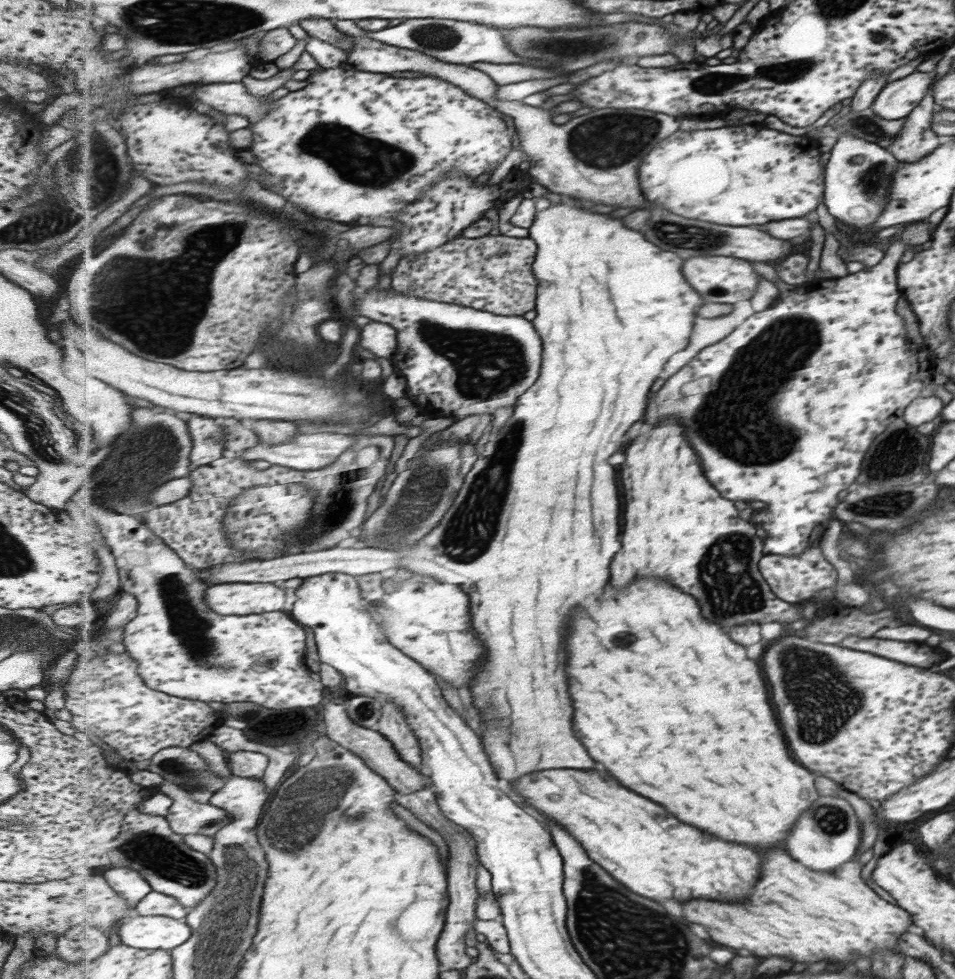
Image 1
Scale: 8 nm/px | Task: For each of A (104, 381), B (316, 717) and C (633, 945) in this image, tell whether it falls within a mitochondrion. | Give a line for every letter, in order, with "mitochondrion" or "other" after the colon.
A: other
B: other
C: mitochondrion

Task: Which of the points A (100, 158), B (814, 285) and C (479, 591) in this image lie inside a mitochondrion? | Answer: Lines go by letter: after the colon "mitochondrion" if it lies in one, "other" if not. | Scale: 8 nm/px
A: mitochondrion
B: other
C: other

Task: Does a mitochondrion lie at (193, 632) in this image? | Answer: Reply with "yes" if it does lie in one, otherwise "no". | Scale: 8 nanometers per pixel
yes

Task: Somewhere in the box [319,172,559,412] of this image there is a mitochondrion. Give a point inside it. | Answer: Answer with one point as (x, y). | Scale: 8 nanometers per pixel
(480, 358)

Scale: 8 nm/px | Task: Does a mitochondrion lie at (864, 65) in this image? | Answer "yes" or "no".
no

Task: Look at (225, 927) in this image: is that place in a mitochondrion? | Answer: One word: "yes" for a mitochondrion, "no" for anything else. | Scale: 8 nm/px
yes

